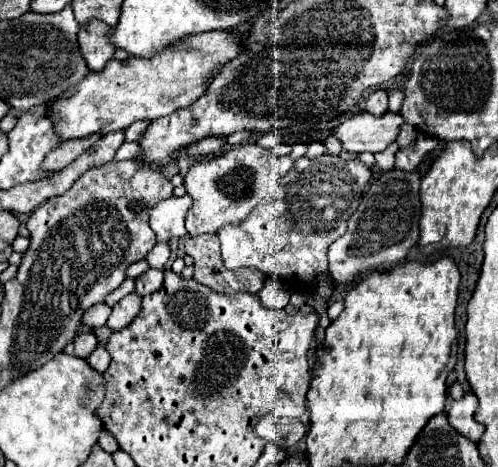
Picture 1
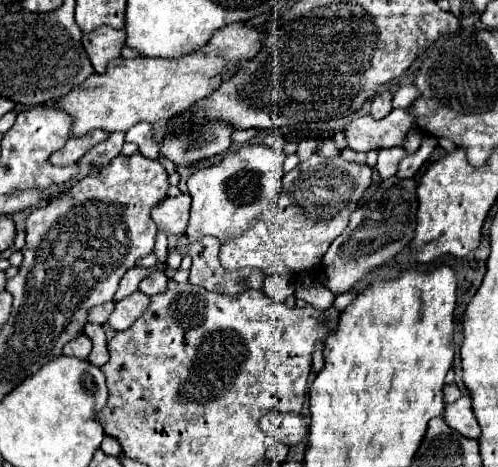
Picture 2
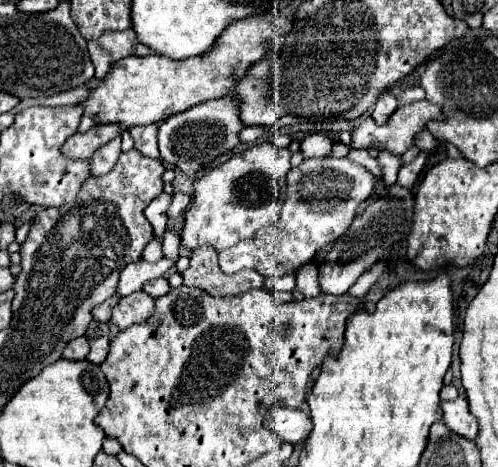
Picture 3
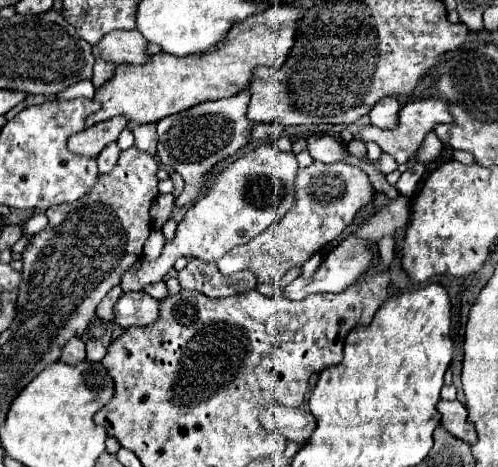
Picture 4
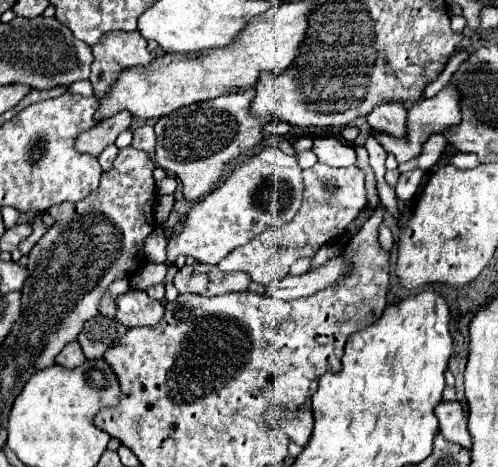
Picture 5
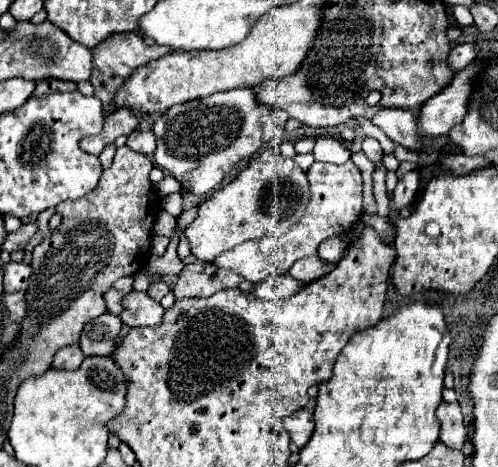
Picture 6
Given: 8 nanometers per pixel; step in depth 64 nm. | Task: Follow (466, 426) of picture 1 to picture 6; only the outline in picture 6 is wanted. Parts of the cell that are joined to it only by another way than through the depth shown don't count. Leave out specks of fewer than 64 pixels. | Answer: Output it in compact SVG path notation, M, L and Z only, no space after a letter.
M442 402L436 410L436 418L440 422L440 440L446 446L458 450L466 450L470 446L468 430L464 426L458 402Z

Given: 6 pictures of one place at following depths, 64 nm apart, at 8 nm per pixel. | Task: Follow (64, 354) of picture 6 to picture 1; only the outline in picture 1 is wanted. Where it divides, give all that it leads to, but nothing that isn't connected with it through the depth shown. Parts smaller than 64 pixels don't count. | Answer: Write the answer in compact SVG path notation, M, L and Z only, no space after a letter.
M86 330L86 332L78 334L72 342L68 342L66 348L64 348L64 352L72 354L72 356L78 356L78 358L86 358L96 346L98 346L96 334L92 330Z

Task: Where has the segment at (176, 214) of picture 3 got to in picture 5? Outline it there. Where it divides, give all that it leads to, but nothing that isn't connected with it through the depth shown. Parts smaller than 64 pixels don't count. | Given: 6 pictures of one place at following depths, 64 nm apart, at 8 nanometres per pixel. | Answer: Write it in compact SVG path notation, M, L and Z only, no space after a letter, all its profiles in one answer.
M254 88L220 96L210 102L190 104L188 108L180 108L180 112L162 116L156 122L156 164L182 180L186 200L200 200L208 194L222 176L226 164L248 154L262 140L262 126L270 120L256 118L248 112L252 98Z

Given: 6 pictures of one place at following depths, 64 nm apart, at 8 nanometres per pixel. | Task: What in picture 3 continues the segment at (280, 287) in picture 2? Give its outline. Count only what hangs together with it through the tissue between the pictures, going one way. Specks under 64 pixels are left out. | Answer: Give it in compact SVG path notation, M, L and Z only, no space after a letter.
M282 276L279 278L266 278L264 287L270 292L292 292L296 286L296 276Z

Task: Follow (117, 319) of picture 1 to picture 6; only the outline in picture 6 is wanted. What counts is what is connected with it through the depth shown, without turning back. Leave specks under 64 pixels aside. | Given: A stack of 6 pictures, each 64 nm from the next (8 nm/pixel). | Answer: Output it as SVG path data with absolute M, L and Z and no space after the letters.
M132 290L130 294L126 294L122 298L122 306L124 306L124 310L120 314L120 320L126 326L158 326L162 320L162 314L164 314L164 308L160 306L160 302L152 300L146 292L134 292Z

